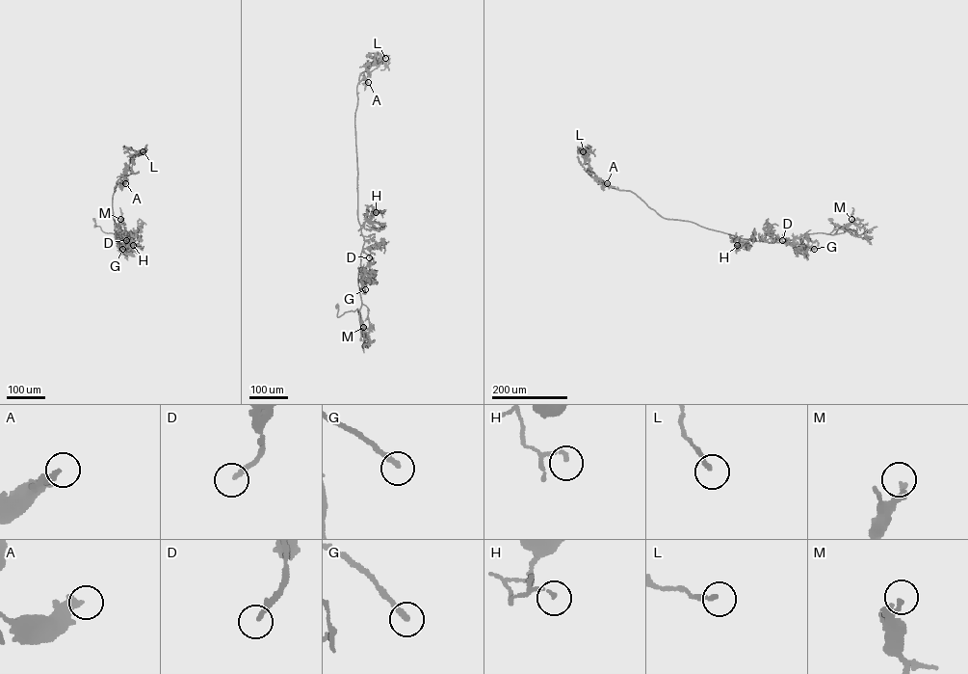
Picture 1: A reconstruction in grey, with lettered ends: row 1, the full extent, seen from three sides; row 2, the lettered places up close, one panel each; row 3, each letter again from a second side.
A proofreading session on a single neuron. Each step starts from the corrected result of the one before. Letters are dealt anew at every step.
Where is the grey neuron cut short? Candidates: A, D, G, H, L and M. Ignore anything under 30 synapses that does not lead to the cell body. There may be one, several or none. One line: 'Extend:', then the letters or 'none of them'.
Extend: A, D, G

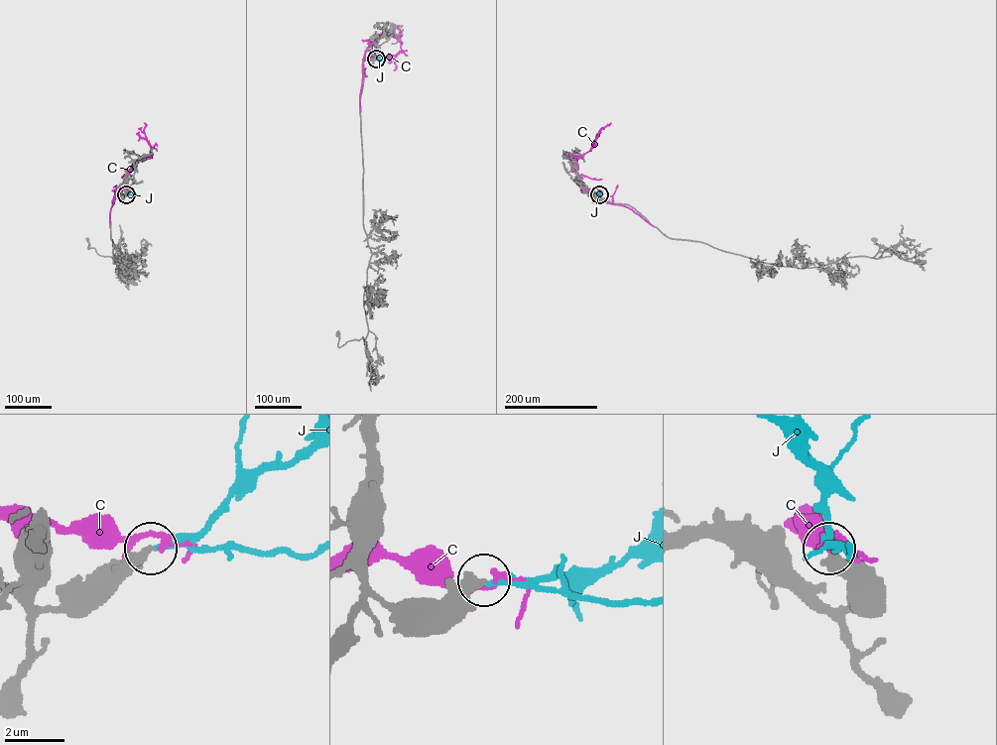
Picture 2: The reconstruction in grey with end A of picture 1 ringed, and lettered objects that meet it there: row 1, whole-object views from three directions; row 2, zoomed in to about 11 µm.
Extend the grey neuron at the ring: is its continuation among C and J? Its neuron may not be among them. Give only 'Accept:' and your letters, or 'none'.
Accept: J

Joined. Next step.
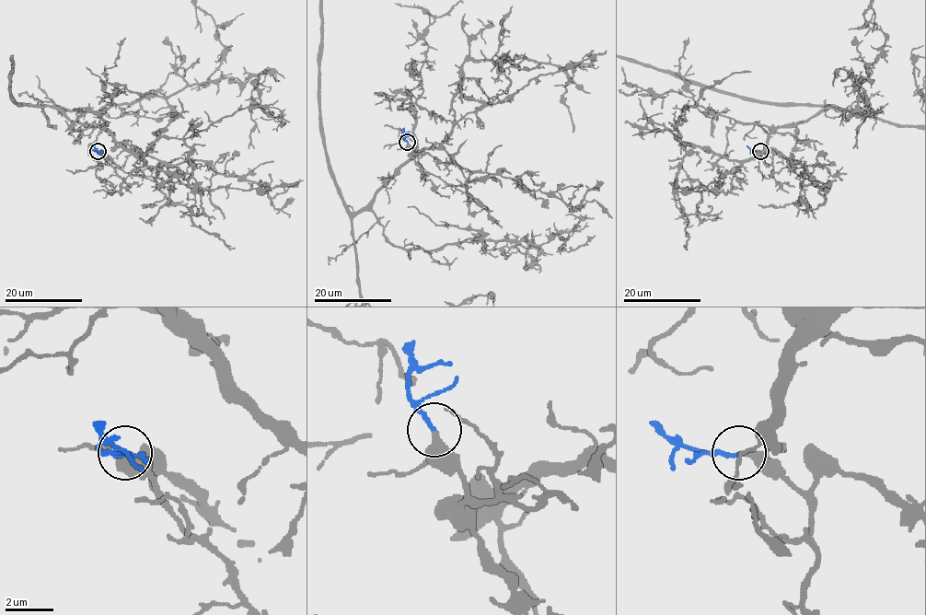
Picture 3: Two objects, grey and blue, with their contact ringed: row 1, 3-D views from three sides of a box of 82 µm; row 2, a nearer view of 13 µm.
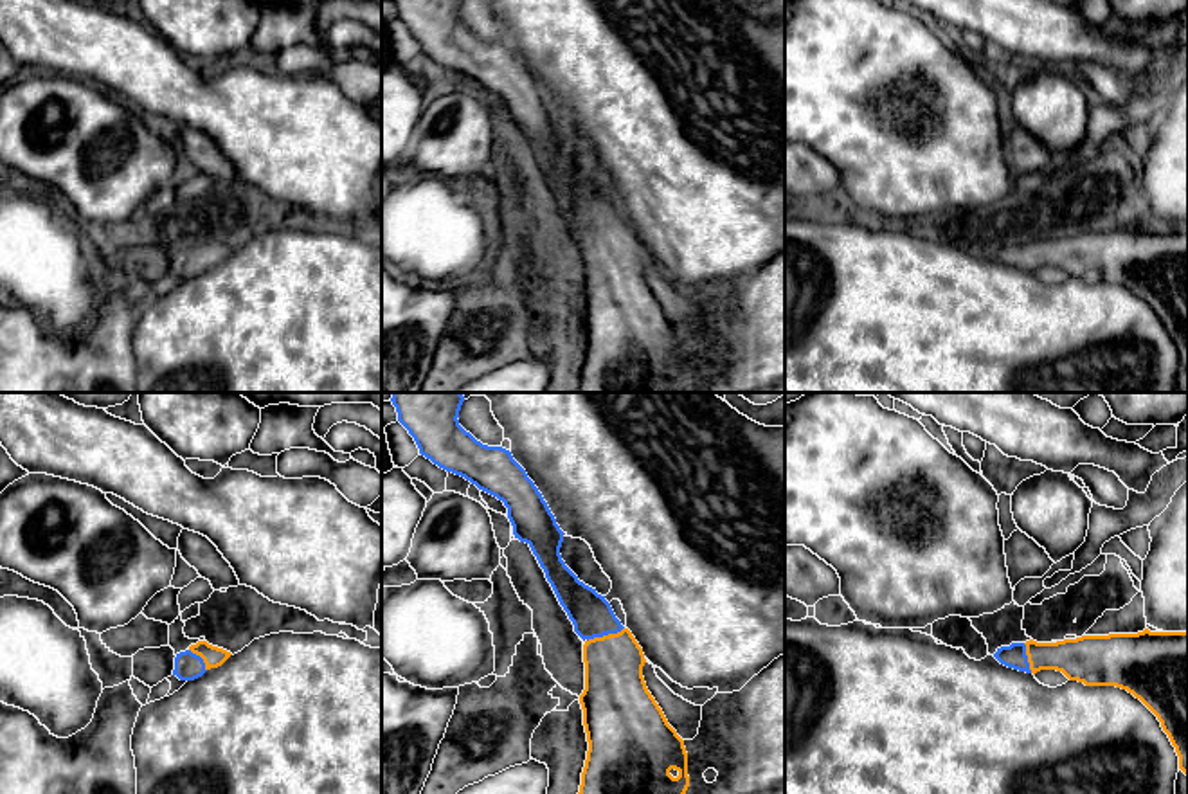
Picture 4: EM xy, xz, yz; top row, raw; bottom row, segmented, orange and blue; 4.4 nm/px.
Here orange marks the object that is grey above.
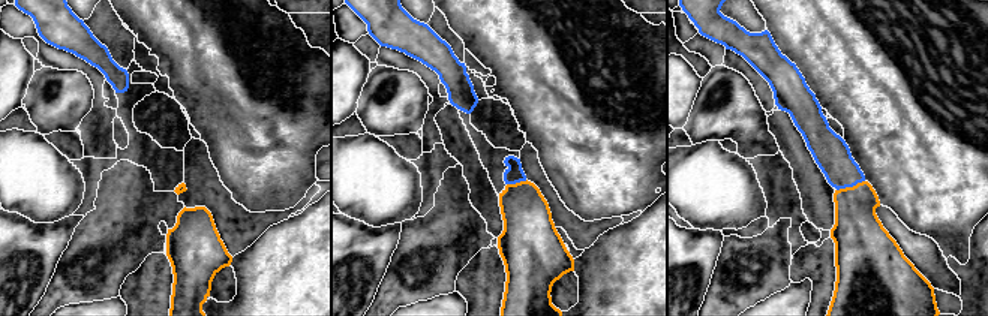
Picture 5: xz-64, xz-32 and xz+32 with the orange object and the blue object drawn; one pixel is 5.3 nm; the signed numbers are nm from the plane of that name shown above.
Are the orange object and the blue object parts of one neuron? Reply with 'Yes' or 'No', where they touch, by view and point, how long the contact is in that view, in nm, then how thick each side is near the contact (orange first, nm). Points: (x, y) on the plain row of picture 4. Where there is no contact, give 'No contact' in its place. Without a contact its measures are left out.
Yes. Touches orange at xz (605, 233). Shared border 180 nm. Thickness 280 nm (orange) against 190 nm

